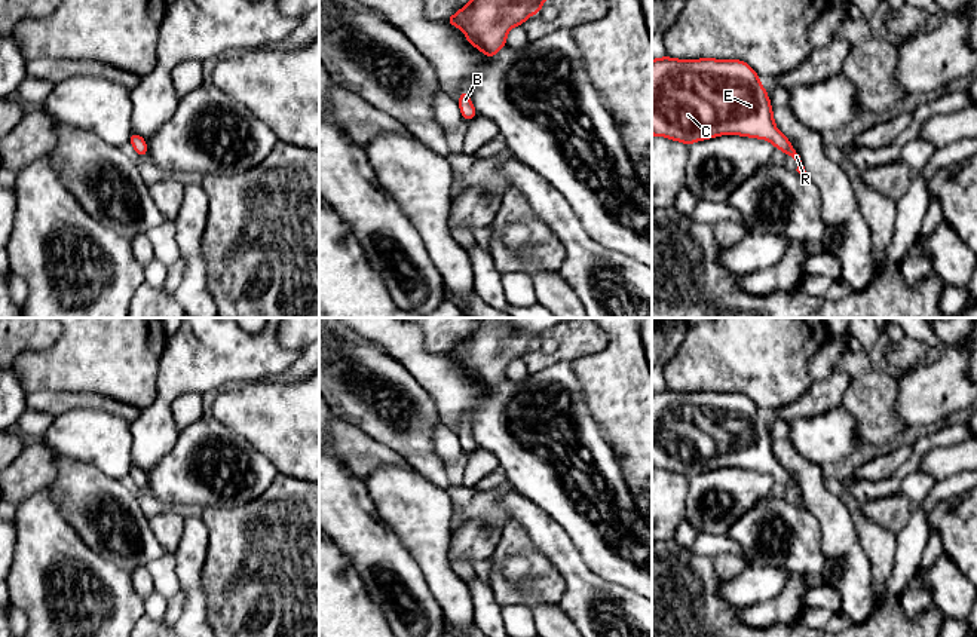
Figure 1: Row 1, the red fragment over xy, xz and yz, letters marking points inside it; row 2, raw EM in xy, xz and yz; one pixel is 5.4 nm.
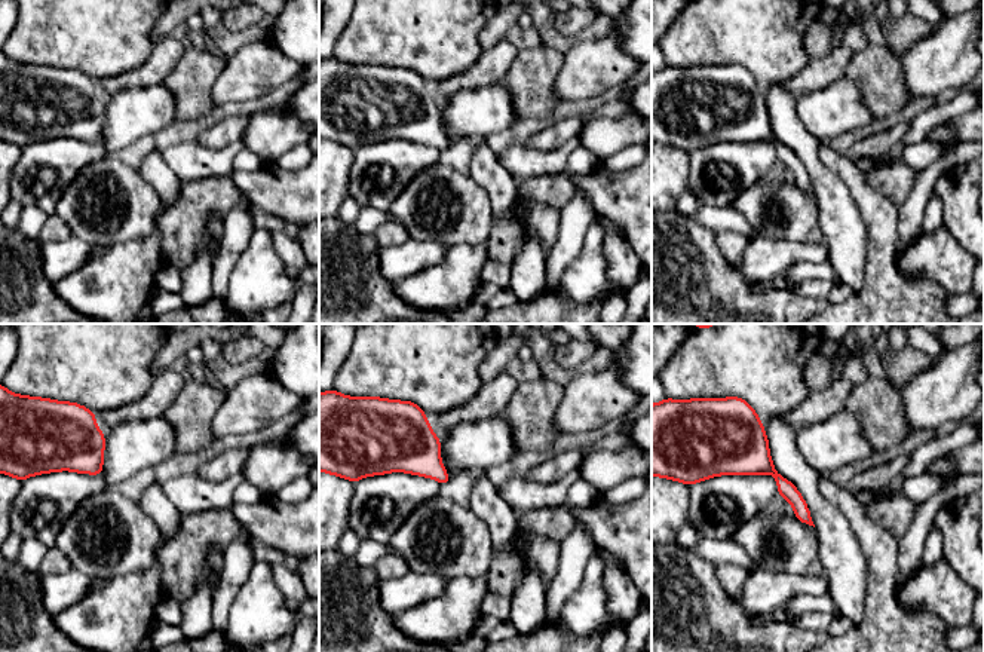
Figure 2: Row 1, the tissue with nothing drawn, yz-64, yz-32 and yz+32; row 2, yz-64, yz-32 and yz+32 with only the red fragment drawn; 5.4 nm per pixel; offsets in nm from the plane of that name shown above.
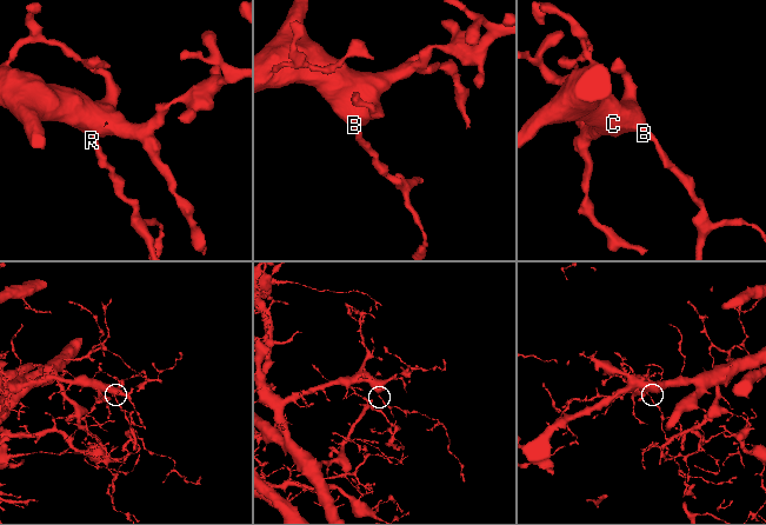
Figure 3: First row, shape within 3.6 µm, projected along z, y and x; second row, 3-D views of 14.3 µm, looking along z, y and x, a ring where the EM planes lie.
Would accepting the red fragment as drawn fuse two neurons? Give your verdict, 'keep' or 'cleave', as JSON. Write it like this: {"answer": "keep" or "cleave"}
{"answer": "keep"}

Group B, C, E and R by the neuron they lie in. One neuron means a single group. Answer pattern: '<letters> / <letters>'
B C E R

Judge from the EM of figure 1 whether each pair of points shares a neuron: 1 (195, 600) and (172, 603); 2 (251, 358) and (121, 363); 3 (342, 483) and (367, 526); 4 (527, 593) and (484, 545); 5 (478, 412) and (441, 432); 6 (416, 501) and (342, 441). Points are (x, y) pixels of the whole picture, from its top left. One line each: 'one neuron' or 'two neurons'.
1: two neurons
2: two neurons
3: one neuron
4: two neurons
5: two neurons
6: two neurons

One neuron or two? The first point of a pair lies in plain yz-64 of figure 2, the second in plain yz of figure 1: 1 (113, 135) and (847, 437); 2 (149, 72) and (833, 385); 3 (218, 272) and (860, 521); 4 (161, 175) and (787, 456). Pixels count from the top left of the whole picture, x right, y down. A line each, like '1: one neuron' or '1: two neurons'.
1: one neuron
2: one neuron
3: two neurons
4: one neuron

